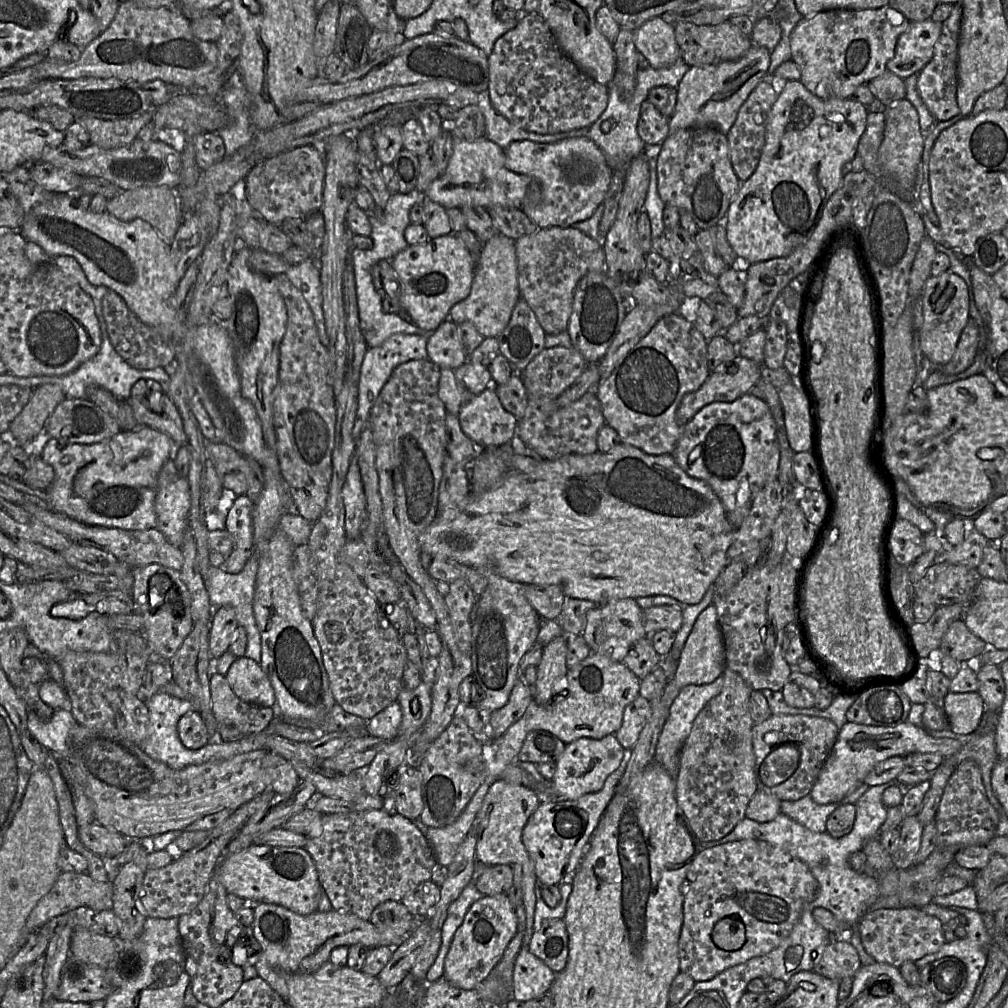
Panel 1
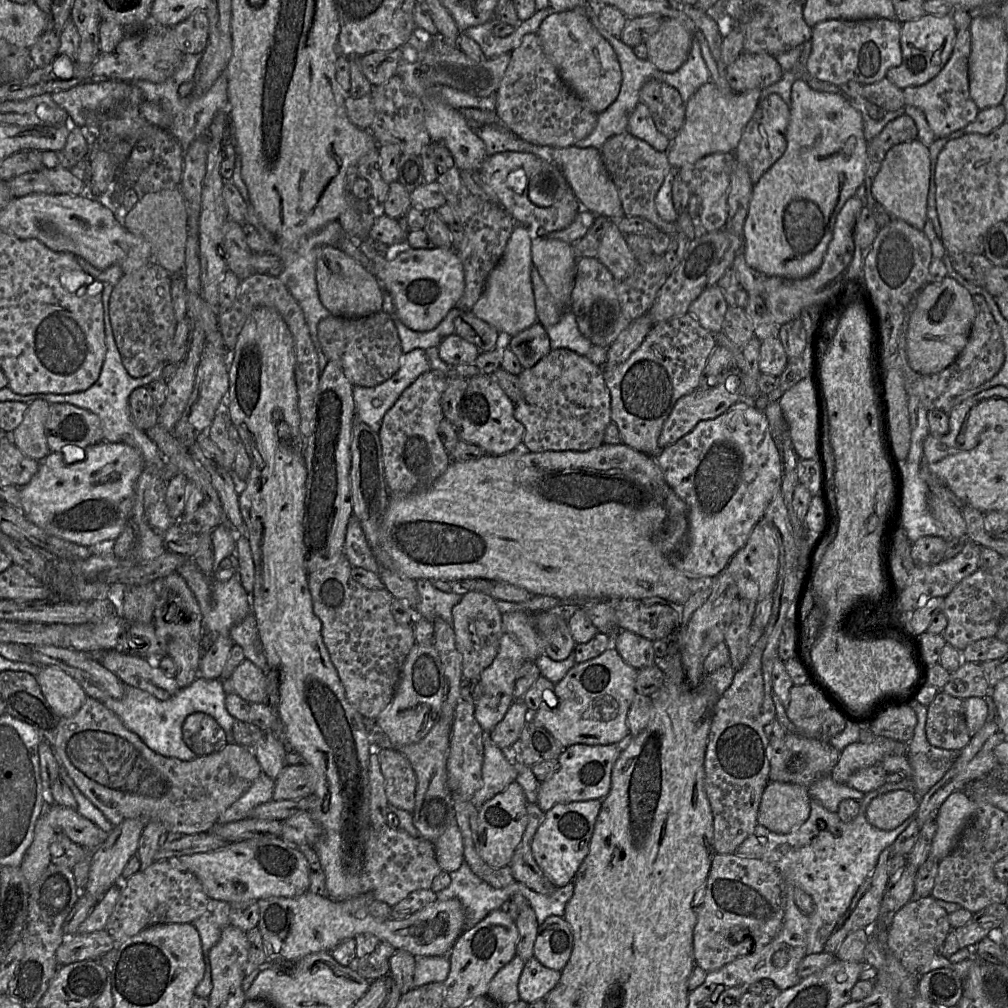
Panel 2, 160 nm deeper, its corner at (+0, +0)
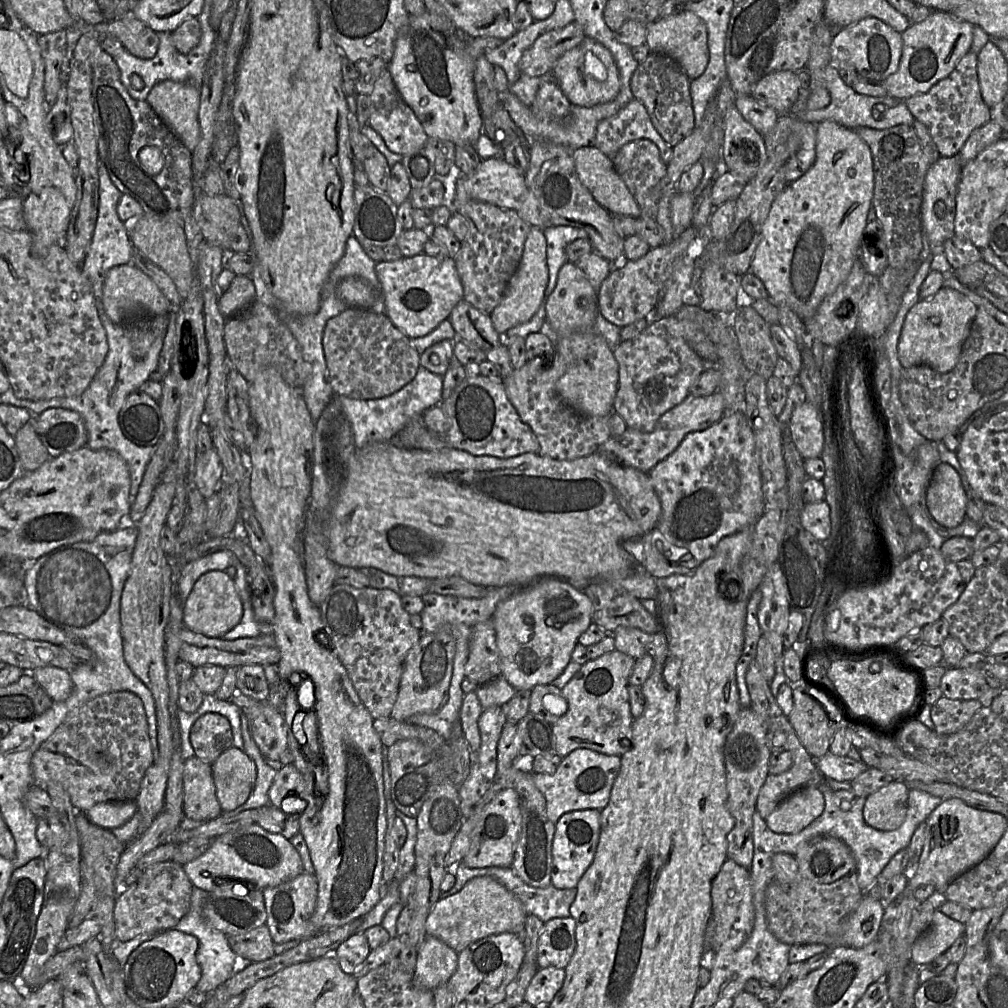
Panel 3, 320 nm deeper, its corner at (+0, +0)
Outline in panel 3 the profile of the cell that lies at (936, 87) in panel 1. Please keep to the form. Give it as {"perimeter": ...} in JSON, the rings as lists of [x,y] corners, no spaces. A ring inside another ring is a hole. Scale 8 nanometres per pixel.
{"perimeter":[[[969,50],[954,70],[927,92],[904,100],[914,118],[923,123],[942,157],[959,154],[970,134],[991,120],[991,111],[984,102],[977,76],[977,54]]]}

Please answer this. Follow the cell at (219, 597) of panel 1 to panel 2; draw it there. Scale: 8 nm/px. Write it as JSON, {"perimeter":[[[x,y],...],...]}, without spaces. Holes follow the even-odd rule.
{"perimeter":[[[251,593],[250,612],[241,622],[239,622],[238,624],[234,625],[231,628],[229,635],[234,643],[238,644],[240,647],[243,648],[245,657],[251,660],[259,668],[261,668],[264,671],[264,674],[266,676],[266,673],[268,672],[269,669],[267,667],[265,653],[264,653],[263,646],[258,634],[256,619],[252,611],[252,593]]]}

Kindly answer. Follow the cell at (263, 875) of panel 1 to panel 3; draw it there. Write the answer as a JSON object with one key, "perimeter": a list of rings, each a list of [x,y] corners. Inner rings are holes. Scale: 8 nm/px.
{"perimeter":[[[250,824],[214,838],[209,848],[199,857],[182,865],[193,886],[211,892],[218,889],[215,878],[250,883],[263,889],[276,886],[301,874],[303,863],[288,839],[271,833],[258,824]]]}

